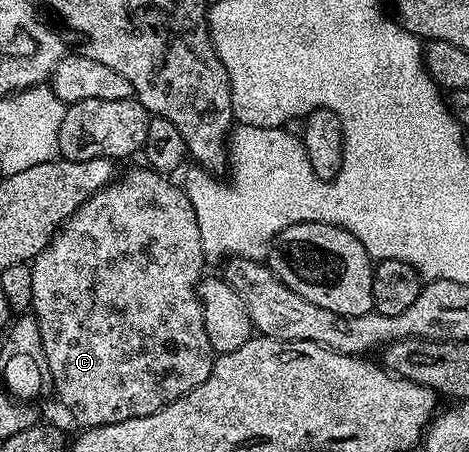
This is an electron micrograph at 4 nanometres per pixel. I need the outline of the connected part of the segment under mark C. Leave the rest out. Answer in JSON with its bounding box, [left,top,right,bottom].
[30,168,214,428]

